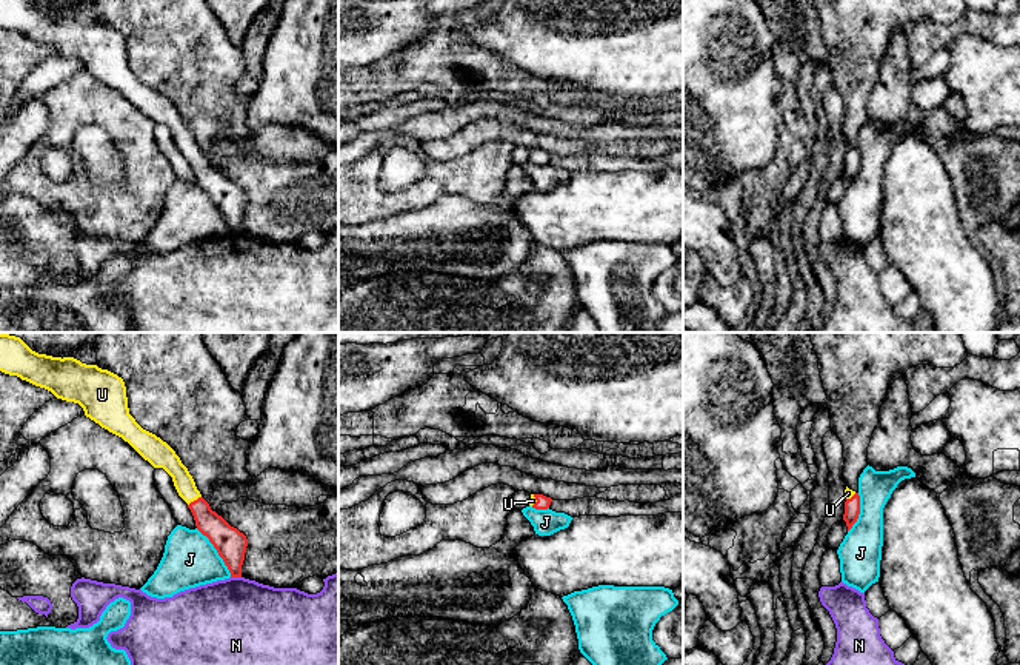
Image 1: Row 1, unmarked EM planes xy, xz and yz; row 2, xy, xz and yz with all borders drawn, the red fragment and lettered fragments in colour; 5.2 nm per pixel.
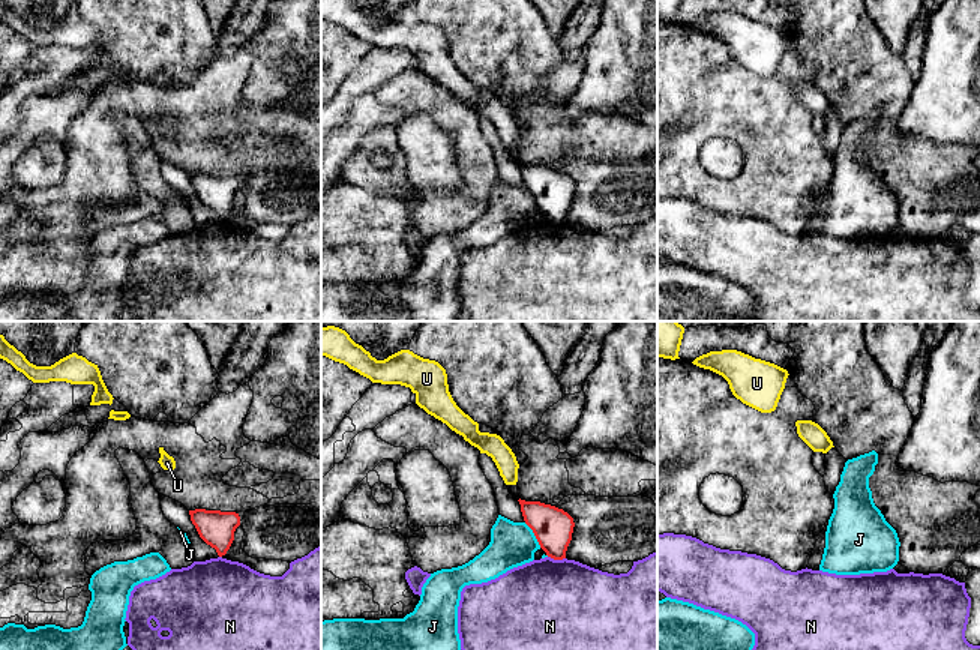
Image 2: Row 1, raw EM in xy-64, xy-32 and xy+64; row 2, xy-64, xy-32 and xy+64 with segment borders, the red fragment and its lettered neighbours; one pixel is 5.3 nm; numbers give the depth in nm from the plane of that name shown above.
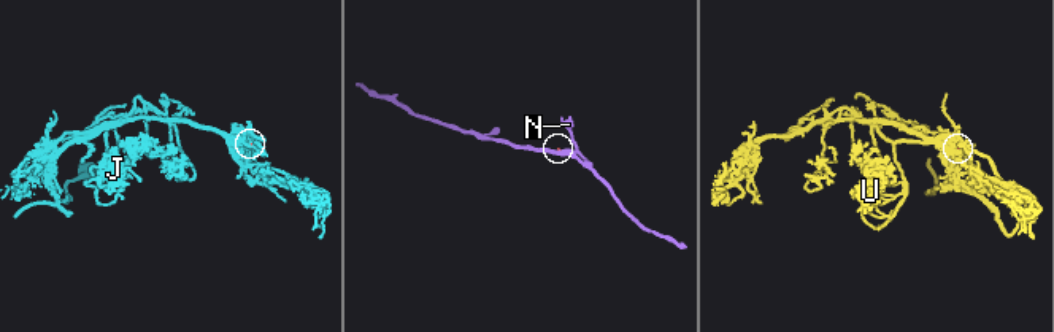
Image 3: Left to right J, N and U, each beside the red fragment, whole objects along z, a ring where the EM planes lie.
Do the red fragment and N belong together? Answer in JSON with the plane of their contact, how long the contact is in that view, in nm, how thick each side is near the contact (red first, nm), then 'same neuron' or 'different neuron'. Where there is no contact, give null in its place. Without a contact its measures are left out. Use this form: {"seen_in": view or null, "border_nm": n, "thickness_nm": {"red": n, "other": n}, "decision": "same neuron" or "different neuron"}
{"seen_in": "xy", "border_nm": 60, "thickness_nm": {"red": 160, "other": 480}, "decision": "different neuron"}

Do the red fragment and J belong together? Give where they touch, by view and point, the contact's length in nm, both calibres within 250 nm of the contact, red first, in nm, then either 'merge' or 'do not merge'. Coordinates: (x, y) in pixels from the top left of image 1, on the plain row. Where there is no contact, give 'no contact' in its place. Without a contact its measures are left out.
xy (217, 207) | 320 nm | 160/280 nm | do not merge

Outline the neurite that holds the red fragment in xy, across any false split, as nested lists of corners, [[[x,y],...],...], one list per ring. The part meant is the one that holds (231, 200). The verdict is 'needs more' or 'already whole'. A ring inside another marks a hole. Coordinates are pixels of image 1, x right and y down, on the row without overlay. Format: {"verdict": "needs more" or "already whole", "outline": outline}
{"verdict": "needs more", "outline": [[[0,0],[0,26],[45,43],[57,54],[78,58],[86,72],[122,92],[154,123],[163,123],[188,159],[197,185],[214,200],[231,232],[242,232],[246,191],[211,165],[175,106],[129,69],[122,32],[74,12],[38,9],[28,0]]]}

